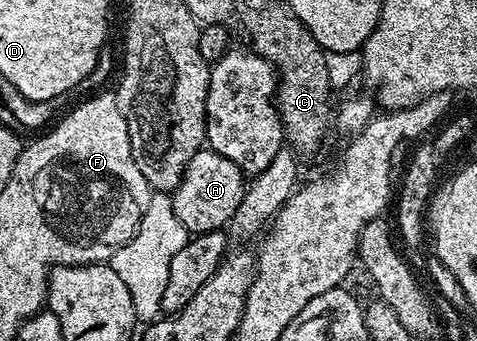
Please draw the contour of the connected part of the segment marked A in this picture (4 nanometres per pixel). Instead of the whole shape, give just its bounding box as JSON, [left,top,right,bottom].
[172,148,247,235]

